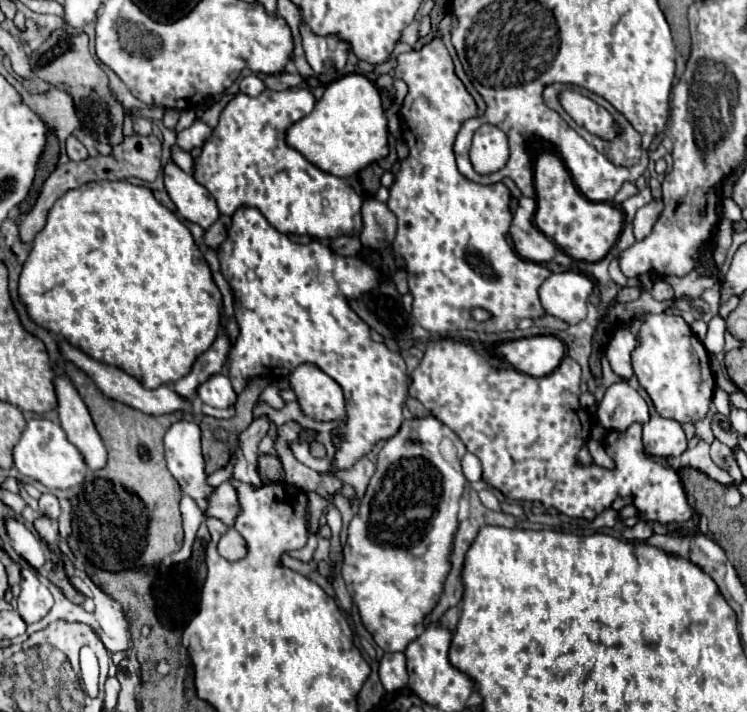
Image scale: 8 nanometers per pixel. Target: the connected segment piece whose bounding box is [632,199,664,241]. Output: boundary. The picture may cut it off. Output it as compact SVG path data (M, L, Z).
M652 199L648 205L644 205L642 209L638 209L638 213L636 213L634 221L632 221L636 241L644 239L644 237L652 231L652 227L654 227L654 223L658 221L658 217L660 217L660 213L662 213L662 209L664 209L662 199Z

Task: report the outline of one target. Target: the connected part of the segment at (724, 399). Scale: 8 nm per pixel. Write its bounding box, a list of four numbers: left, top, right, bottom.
[714,387,730,415]

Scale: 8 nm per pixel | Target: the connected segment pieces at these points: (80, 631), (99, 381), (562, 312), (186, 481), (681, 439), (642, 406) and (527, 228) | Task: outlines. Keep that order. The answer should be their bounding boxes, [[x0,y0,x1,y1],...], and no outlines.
[[36,621,108,685],[60,339,194,415],[540,271,594,325],[164,421,212,509],[644,415,686,457],[596,381,648,431],[510,197,556,263]]

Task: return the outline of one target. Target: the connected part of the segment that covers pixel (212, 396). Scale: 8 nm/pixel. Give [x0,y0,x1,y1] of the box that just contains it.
[196,373,236,409]

